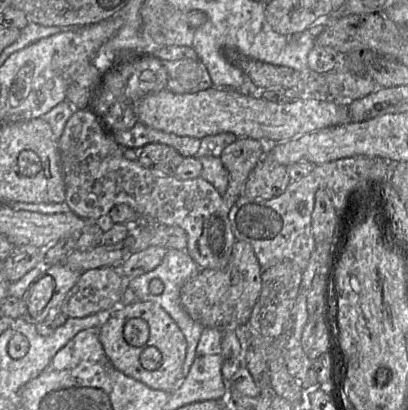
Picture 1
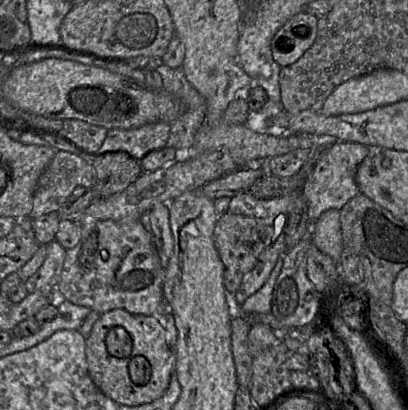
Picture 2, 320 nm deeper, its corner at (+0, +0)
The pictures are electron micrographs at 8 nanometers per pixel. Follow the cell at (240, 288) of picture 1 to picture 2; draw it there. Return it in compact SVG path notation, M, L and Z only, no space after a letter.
M228 211L220 215L217 221L214 230L214 242L225 266L225 289L230 296L234 296L240 289L244 277L256 266L259 256L263 251L270 248L271 242L268 237L266 237L265 243L262 242L257 219Z

